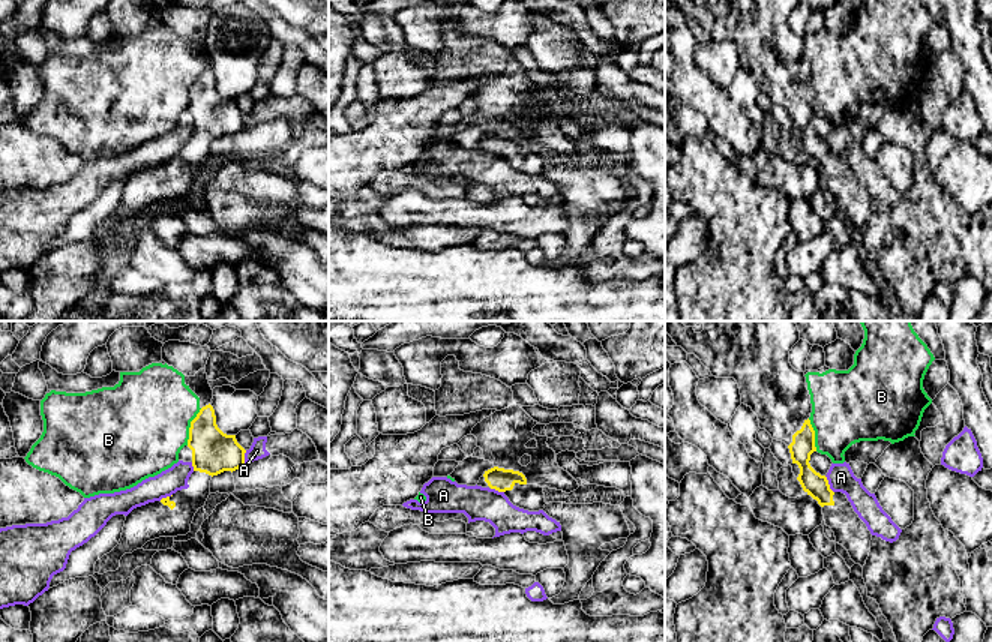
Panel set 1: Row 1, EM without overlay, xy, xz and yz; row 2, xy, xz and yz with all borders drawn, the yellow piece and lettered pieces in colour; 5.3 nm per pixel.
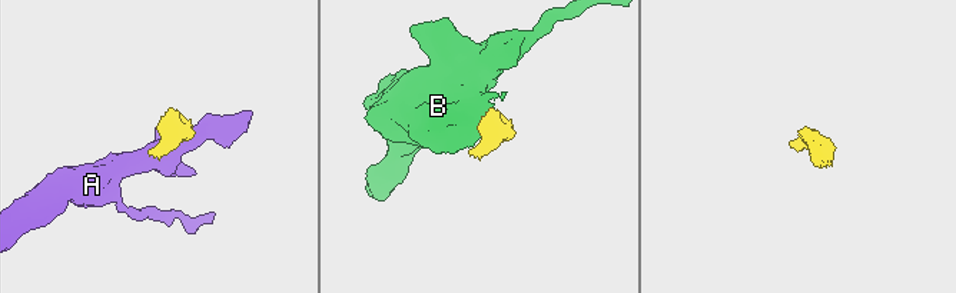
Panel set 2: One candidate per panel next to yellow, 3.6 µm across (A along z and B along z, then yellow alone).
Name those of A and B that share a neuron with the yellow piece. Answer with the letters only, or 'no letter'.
no letter

